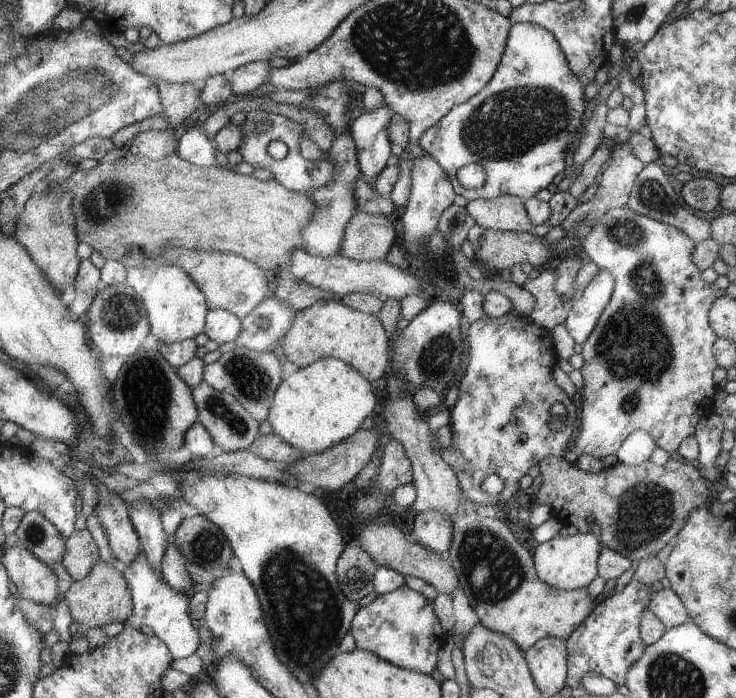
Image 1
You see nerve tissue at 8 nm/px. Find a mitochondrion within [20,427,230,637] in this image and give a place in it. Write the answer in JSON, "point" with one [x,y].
{"point":[208,546]}

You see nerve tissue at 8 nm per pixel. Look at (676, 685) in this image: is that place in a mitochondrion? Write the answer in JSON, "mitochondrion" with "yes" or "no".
{"mitochondrion":"yes"}

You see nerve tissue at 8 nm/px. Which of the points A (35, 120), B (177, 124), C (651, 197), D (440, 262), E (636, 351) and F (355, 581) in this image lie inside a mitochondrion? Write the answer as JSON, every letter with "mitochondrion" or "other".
{"A":"mitochondrion","B":"other","C":"mitochondrion","D":"mitochondrion","E":"mitochondrion","F":"mitochondrion"}

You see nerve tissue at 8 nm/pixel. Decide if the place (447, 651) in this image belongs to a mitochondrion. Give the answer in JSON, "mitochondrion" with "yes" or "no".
{"mitochondrion":"no"}

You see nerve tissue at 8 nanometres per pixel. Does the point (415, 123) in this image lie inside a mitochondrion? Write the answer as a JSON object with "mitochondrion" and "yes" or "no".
{"mitochondrion":"no"}

